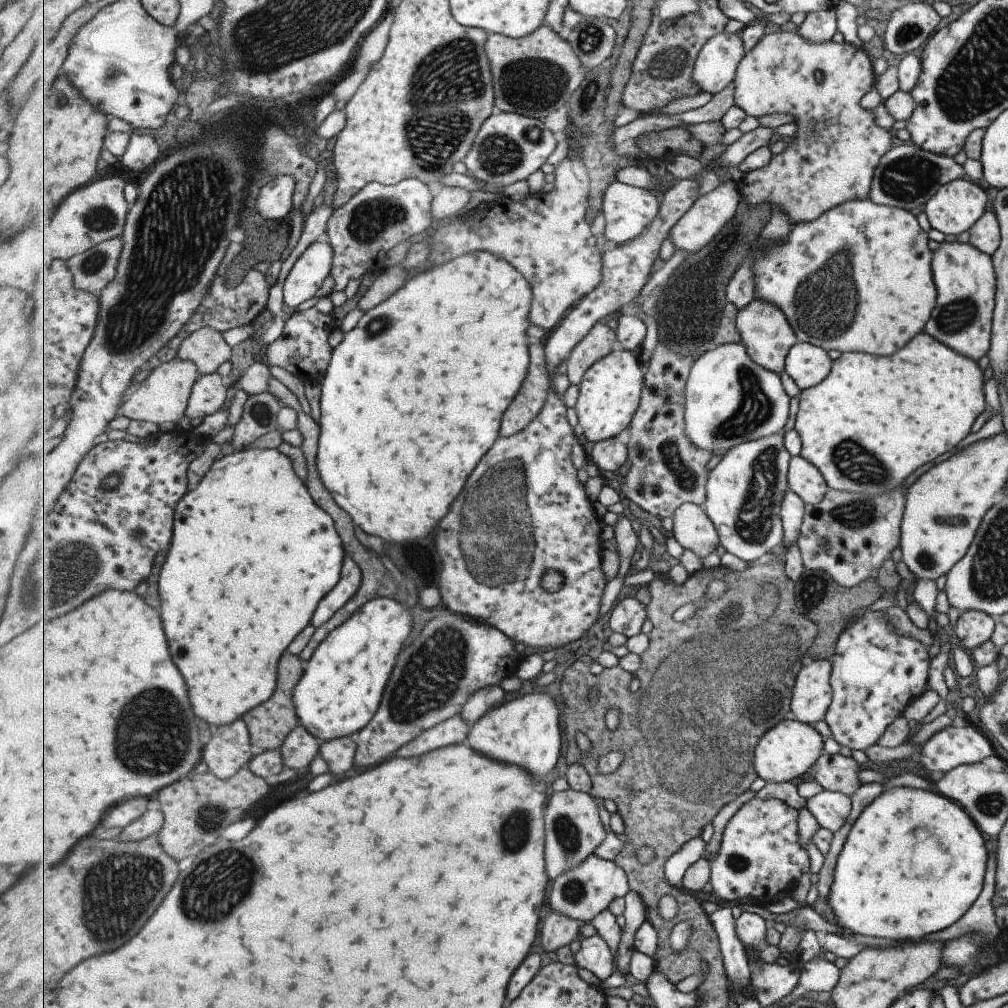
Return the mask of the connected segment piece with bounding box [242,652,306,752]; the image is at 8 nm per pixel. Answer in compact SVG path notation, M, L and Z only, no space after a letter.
M286 652L280 660L279 682L275 694L267 702L260 704L256 709L250 710L242 717L248 724L248 729L252 735L252 744L257 752L280 749L288 734L301 724L298 712L296 711L294 694L296 686L300 684L301 678L304 677L305 671L305 660L300 655Z

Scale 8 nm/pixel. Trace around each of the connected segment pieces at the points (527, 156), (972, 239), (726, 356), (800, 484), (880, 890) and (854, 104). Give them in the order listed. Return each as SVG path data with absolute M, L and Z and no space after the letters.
M493 114L489 122L481 128L473 150L467 154L465 165L467 174L475 177L484 185L503 188L517 180L528 180L537 172L557 149L553 132L541 120L533 120L517 114Z
M985 211L969 228L968 243L991 256L998 247L1000 232L993 212Z
M745 343L724 344L697 357L688 378L686 430L702 449L726 454L737 445L783 433L791 398L777 371L754 361Z
M800 454L792 456L788 481L789 488L801 497L805 505L817 504L828 489L822 474Z
M893 787L881 791L853 821L836 858L832 883L828 892L829 906L836 916L835 924L841 926L842 932L847 935L861 934L885 938L885 940L890 938L901 941L921 939L925 934L939 932L939 930L951 926L953 922L967 912L969 906L973 904L973 901L981 892L985 862L987 862L987 852L983 841L980 830L975 826L973 819L956 802L939 793L907 787Z
M789 32L764 36L744 56L734 80L736 106L747 114L793 115L798 128L792 143L781 154L773 155L767 166L746 173L742 180L736 179L742 198L751 207L768 203L773 210L785 213L795 226L815 221L842 202L867 198L873 170L881 155L887 152L893 135L892 131L876 125L873 110L859 106L861 96L869 92L875 82L868 57L862 48L849 43L831 40L813 44Z

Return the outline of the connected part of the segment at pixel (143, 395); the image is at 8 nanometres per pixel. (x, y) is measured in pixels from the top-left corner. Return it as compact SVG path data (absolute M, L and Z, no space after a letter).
M177 358L172 362L161 364L161 366L150 372L150 375L141 383L141 386L122 405L120 416L126 416L131 421L139 420L139 422L152 422L155 424L173 422L177 426L178 422L186 416L193 387L196 386L200 376L197 364L191 362L191 360Z

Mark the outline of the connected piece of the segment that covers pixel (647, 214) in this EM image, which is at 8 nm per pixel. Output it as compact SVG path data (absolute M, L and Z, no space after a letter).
M613 181L604 192L603 213L606 218L606 235L617 244L623 245L640 237L654 222L660 211L658 196L646 188Z

